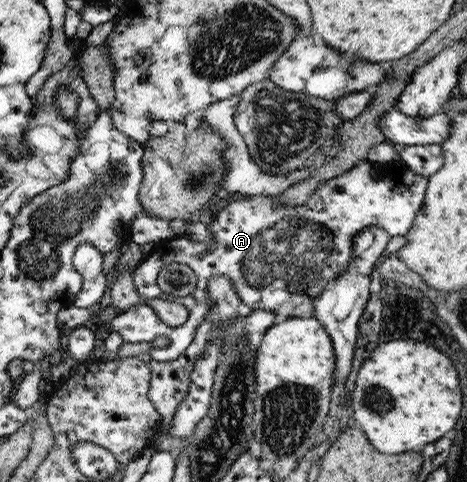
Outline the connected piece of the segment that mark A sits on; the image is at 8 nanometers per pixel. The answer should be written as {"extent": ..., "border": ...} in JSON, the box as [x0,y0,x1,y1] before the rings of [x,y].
{"extent":[111,160,428,362],"border":[[[369,160],[358,163],[347,172],[330,178],[325,182],[319,182],[319,186],[311,193],[311,196],[299,206],[284,205],[278,203],[272,197],[250,195],[235,197],[227,206],[221,208],[211,218],[208,218],[208,228],[212,232],[214,245],[208,245],[201,241],[191,241],[184,237],[165,239],[154,243],[154,254],[147,257],[133,272],[133,284],[139,297],[146,300],[161,298],[169,301],[156,284],[160,269],[171,263],[186,264],[191,267],[199,280],[193,294],[179,298],[179,306],[188,308],[188,320],[179,327],[169,327],[159,320],[159,316],[145,302],[139,306],[132,306],[122,312],[120,318],[111,321],[113,331],[117,332],[125,342],[153,342],[159,336],[169,339],[169,344],[164,348],[151,347],[149,354],[153,360],[167,362],[175,360],[195,339],[197,328],[208,316],[209,296],[207,296],[207,283],[217,275],[231,278],[231,285],[237,293],[241,303],[246,304],[253,311],[262,308],[275,314],[275,324],[283,323],[292,317],[302,317],[314,309],[313,298],[325,289],[327,283],[337,279],[349,265],[349,248],[355,246],[355,237],[367,227],[383,227],[392,237],[406,236],[412,227],[416,214],[423,204],[428,178],[419,176],[408,169],[401,160],[395,164],[380,164]]]}

